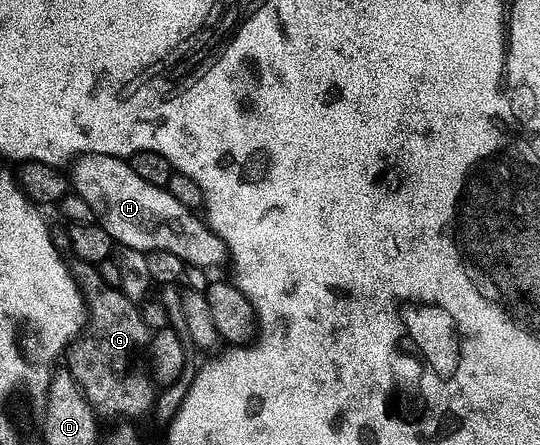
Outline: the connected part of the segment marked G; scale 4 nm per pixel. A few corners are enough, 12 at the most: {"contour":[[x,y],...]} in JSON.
{"contour":[[73,259],[86,331],[66,356],[97,417],[136,422],[158,395],[141,305]]}

